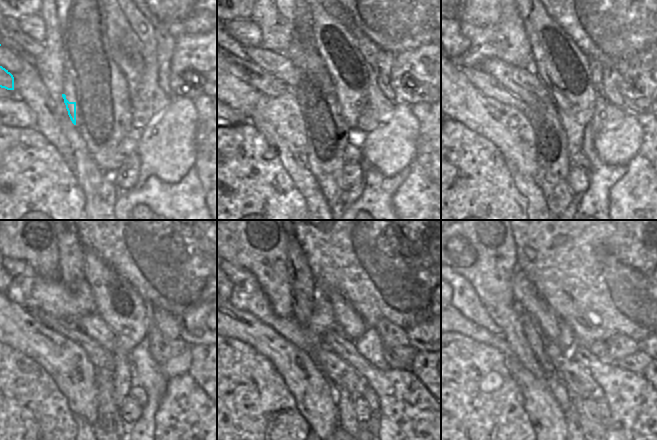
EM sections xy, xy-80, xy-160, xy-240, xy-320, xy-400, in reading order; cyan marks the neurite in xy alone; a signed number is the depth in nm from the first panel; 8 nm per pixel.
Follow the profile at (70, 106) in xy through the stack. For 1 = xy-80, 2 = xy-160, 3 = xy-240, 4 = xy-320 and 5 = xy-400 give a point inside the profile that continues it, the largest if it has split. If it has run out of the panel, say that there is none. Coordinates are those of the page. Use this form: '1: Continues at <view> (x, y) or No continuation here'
1: Continues at xy-80 (285, 115)
2: Continues at xy-160 (511, 132)
3: Continues at xy-240 (67, 363)
4: Continues at xy-320 (315, 399)
5: Continues at xy-400 (546, 416)

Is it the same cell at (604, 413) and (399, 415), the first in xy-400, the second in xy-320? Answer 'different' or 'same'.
different

